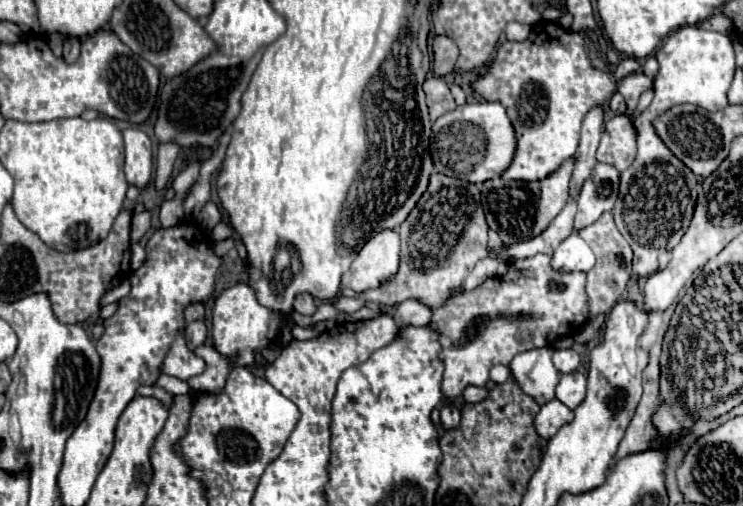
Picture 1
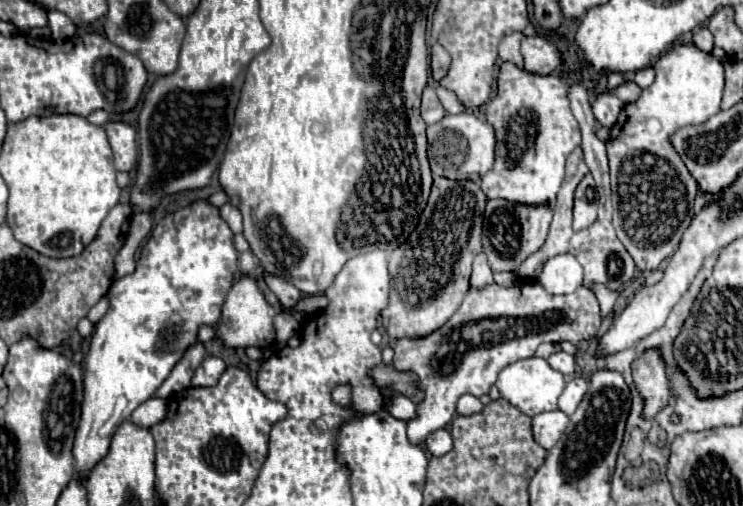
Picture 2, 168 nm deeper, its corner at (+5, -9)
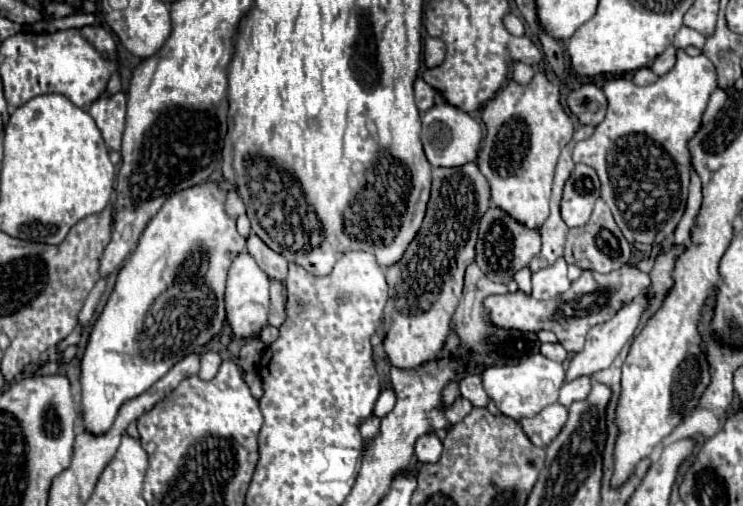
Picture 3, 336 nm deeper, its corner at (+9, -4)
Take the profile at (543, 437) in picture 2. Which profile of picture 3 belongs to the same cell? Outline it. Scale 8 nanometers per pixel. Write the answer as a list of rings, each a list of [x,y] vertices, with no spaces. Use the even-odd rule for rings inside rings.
[[[553,403],[545,407],[539,415],[519,419],[517,423],[521,425],[523,433],[529,437],[533,445],[545,449],[559,435],[565,421],[567,421],[567,407],[563,407],[561,403]]]

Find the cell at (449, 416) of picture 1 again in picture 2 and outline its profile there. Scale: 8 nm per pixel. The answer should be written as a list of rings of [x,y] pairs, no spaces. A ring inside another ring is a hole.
[[[441,428],[441,430],[435,430],[433,434],[429,434],[429,438],[425,440],[425,446],[427,450],[433,454],[433,456],[443,456],[451,450],[453,442],[451,442],[451,434],[449,430]]]

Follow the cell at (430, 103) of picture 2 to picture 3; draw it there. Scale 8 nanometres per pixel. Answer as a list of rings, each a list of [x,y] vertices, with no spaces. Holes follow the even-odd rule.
[[[421,77],[415,79],[413,93],[415,93],[415,103],[421,113],[425,113],[427,109],[431,109],[435,105],[435,89],[431,85],[427,85]]]

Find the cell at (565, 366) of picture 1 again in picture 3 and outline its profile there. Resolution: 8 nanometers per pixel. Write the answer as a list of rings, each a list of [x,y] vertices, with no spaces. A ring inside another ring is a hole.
[[[543,343],[541,345],[541,353],[553,361],[565,361],[567,357],[567,351],[561,347],[561,343]]]

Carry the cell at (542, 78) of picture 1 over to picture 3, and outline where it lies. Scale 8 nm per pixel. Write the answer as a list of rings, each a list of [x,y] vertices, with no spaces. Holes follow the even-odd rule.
[[[535,73],[527,85],[509,81],[485,105],[483,123],[487,135],[477,165],[491,185],[491,203],[505,209],[521,225],[539,229],[549,217],[549,195],[559,153],[573,137],[573,121],[561,103],[559,87],[543,73]]]

